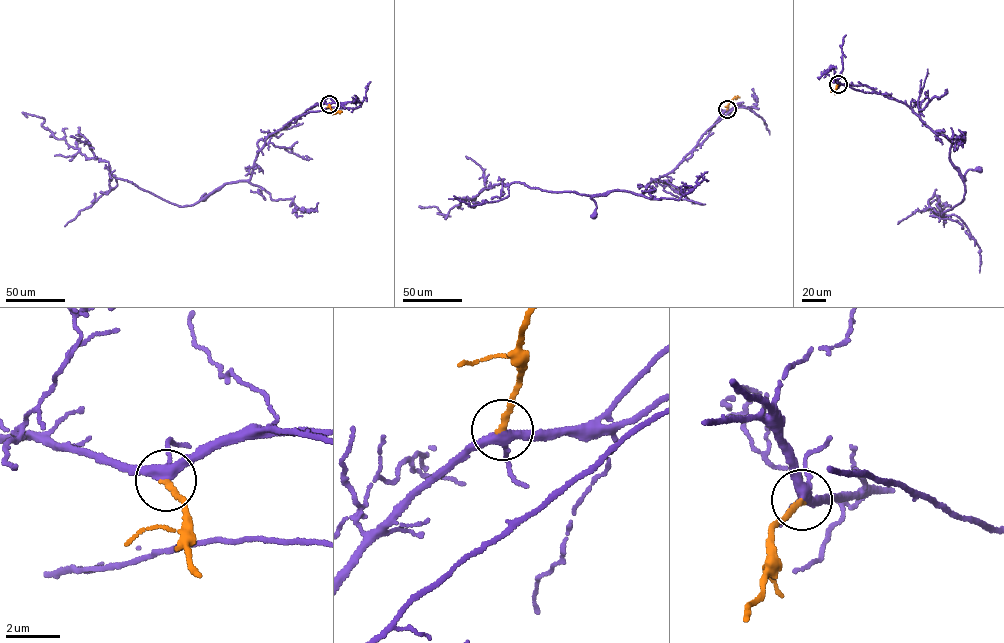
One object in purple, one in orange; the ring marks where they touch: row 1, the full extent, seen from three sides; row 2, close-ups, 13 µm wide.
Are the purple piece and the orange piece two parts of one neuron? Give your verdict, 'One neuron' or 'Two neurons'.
One neuron

